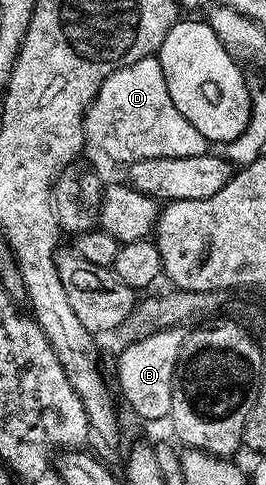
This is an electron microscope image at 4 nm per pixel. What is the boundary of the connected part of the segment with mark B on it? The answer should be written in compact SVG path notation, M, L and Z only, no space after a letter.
M182 329L158 330L144 338L136 338L126 343L127 347L115 362L115 378L131 410L147 422L159 422L168 417L173 400L173 376L185 334Z

